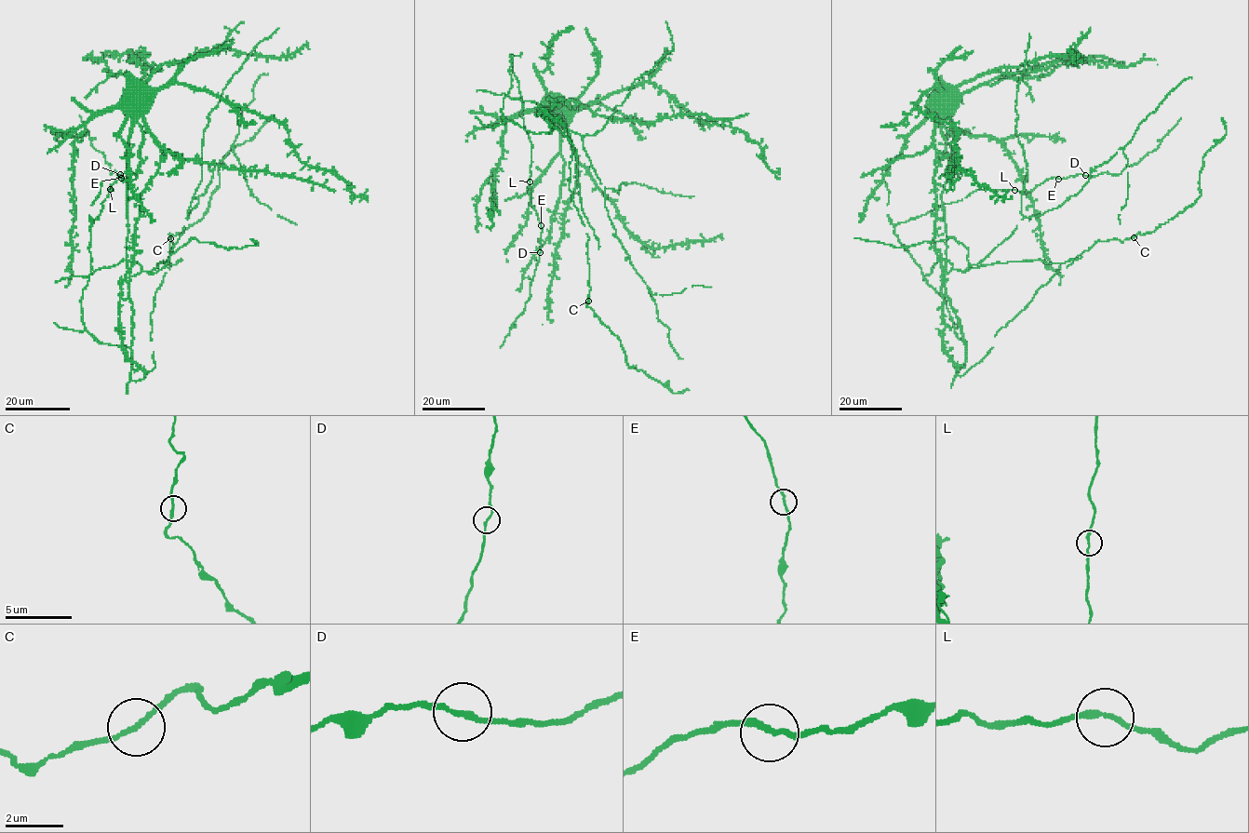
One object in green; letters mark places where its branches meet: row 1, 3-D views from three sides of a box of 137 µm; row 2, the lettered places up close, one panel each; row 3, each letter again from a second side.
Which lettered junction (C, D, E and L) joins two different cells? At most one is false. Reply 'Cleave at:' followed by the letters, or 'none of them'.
Cleave at: none of them

